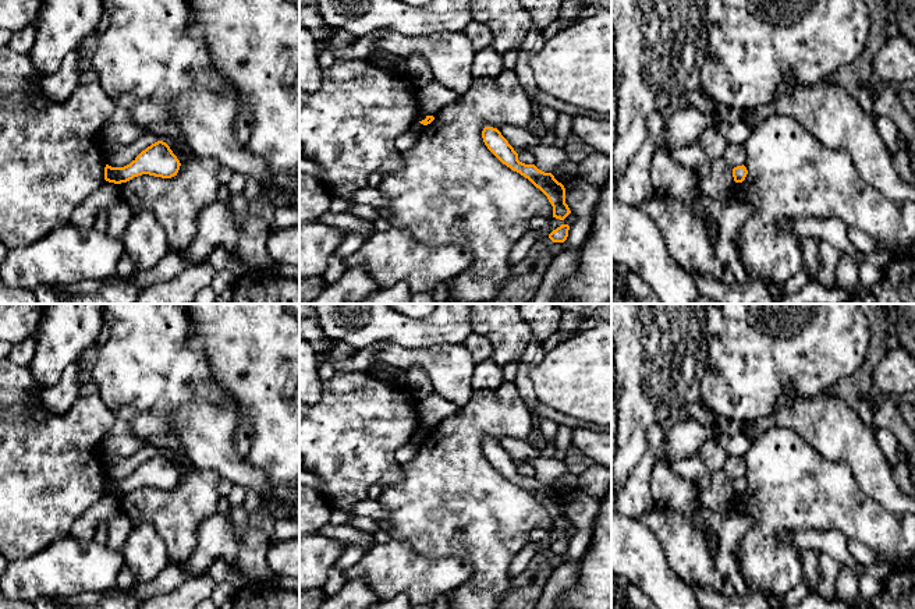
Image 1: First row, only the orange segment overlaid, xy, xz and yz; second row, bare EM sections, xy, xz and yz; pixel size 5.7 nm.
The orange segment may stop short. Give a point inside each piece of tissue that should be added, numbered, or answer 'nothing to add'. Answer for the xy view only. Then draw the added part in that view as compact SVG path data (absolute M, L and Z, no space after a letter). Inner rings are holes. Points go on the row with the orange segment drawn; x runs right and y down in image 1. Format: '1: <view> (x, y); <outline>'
nothing to add

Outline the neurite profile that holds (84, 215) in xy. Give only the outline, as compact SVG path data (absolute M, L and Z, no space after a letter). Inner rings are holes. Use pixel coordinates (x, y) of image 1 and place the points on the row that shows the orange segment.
M106 181L95 194L88 196L71 215L75 226L92 229L96 215L120 199L117 184Z

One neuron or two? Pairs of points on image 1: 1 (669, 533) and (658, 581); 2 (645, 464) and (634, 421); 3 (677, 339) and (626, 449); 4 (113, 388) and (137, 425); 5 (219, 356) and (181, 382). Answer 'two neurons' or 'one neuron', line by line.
1: two neurons
2: two neurons
3: one neuron
4: two neurons
5: two neurons

